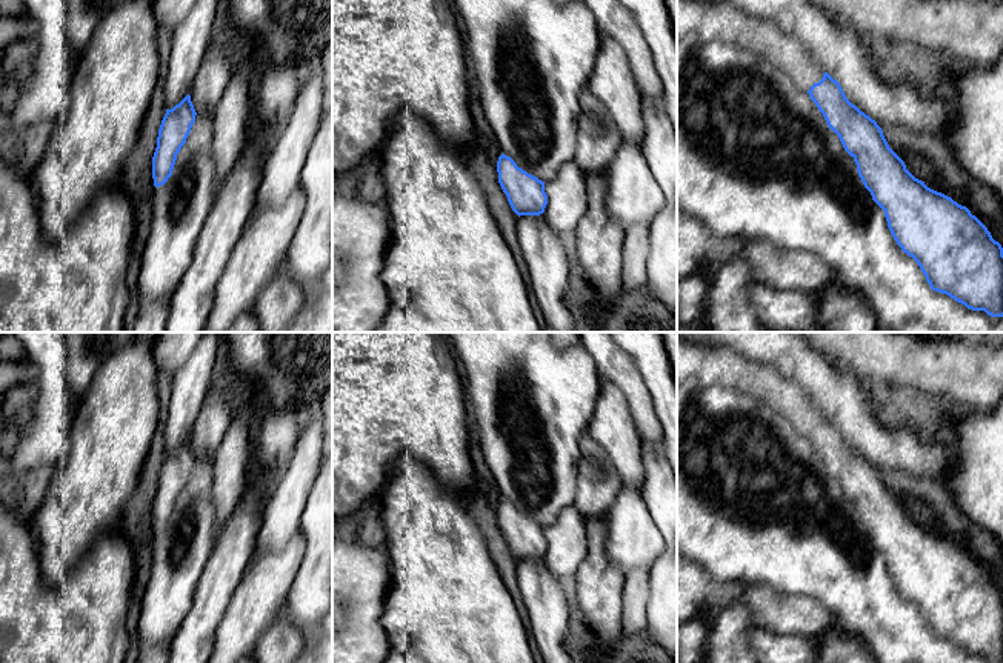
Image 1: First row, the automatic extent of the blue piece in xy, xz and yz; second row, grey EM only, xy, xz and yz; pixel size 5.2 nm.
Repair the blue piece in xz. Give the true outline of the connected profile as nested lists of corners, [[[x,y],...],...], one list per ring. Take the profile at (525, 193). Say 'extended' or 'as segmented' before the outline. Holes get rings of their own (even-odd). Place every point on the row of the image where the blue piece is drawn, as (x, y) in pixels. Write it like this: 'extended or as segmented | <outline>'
as segmented | [[[502,154],[497,162],[498,183],[512,211],[520,215],[540,215],[548,205],[545,182],[528,174],[517,163]]]

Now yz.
extended | [[[677,0],[677,42],[692,37],[708,43],[735,43],[769,58],[786,71],[798,89],[809,94],[845,151],[854,158],[865,188],[885,211],[888,228],[909,257],[920,266],[932,291],[941,292],[972,311],[1003,317],[1003,248],[966,206],[915,178],[905,162],[889,148],[881,128],[852,105],[803,42],[783,32],[772,20],[748,15],[725,0]]]

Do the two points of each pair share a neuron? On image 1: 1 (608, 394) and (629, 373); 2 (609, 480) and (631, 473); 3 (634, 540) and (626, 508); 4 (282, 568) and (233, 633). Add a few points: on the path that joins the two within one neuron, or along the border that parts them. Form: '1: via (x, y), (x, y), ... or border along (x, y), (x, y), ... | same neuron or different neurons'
1: border along (600, 379), (609, 380), (623, 394), (633, 419) | different neurons
2: border along (611, 462), (625, 485) | different neurons
3: via (631, 533), (628, 516) | same neuron
4: via (266, 583), (246, 617) | same neuron

